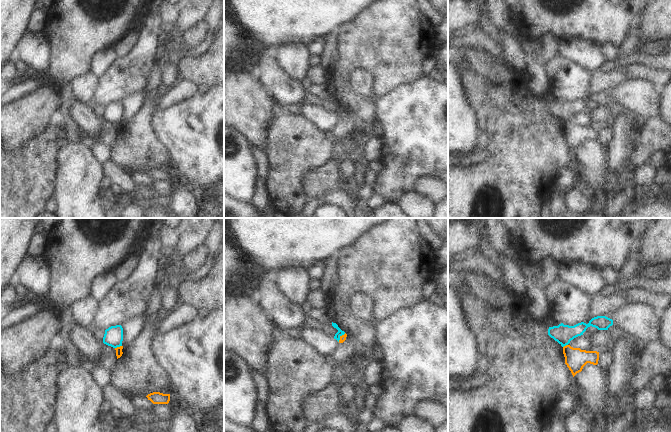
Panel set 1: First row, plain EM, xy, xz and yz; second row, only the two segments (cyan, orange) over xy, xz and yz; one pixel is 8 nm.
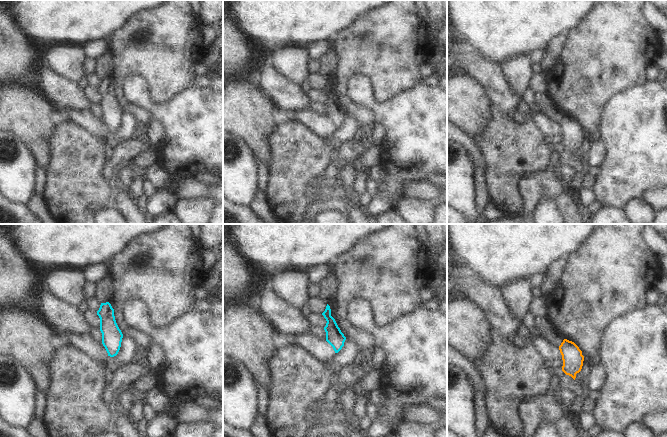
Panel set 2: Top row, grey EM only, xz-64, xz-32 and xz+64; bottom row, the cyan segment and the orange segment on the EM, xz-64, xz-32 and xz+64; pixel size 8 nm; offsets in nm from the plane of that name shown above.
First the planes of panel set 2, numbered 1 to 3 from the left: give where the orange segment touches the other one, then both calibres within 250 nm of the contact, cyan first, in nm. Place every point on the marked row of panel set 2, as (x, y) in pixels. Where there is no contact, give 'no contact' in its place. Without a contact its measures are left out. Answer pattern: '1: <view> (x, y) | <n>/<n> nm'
1: no contact
2: no contact
3: no contact

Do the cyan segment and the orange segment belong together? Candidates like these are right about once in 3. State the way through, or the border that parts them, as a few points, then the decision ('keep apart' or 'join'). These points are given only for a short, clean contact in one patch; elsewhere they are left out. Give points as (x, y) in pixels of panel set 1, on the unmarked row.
border xy (121, 121), (115, 124); keep apart

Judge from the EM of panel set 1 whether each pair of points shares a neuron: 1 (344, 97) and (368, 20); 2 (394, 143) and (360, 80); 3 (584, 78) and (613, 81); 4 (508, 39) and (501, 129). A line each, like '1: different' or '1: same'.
1: same
2: same
3: different
4: different

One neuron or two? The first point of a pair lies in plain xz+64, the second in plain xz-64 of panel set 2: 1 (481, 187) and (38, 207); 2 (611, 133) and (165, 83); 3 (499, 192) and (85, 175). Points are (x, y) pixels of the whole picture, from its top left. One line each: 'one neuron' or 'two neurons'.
1: one neuron
2: two neurons
3: one neuron

